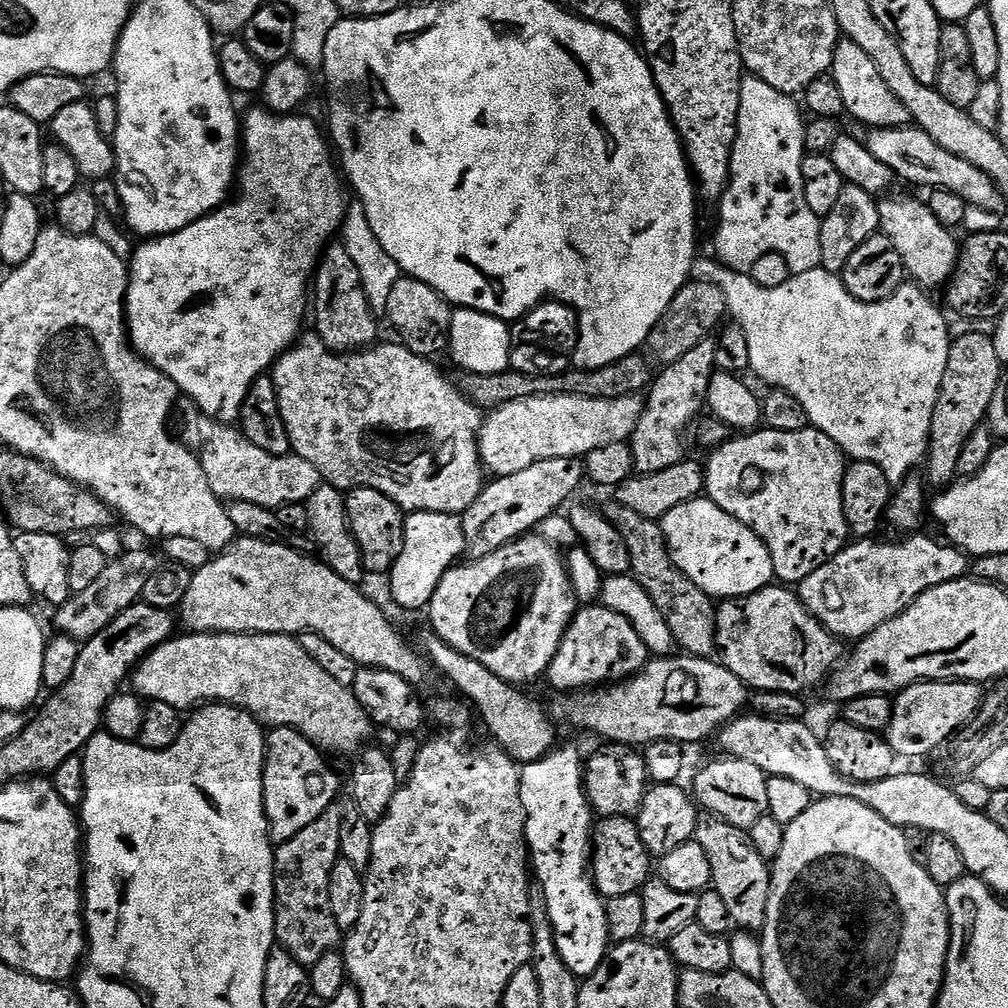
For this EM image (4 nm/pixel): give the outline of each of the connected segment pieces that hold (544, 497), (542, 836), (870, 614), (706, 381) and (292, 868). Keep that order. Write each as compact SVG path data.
M566 456L546 458L542 462L534 462L534 466L526 466L526 470L518 470L518 474L498 476L485 483L478 498L462 513L467 555L472 558L489 556L502 546L539 529L536 527L543 520L550 519L585 480L585 461Z
M560 746L533 764L524 764L520 773L520 797L526 817L526 835L534 855L534 870L544 882L544 898L548 902L546 916L555 931L556 946L573 974L577 978L587 978L608 959L610 933L608 905L590 871L590 861L594 856L594 809L588 801L586 764L582 756L580 760L579 750Z
M908 534L900 541L860 538L849 543L814 574L800 581L800 599L834 636L850 636L853 640L868 636L887 620L901 616L926 590L969 575L970 556L965 549L920 535Z
M712 338L698 342L694 350L678 358L678 362L667 365L663 369L664 373L661 376L659 373L653 379L646 396L644 413L630 441L637 473L666 470L666 466L674 466L689 455L688 427L696 419L701 419L700 411L703 408L705 411L709 403L712 375L718 371L717 347L717 341Z
M339 806L330 807L314 818L306 830L294 834L294 838L283 841L276 848L276 939L305 966L316 964L322 954L339 949L342 944L342 929L336 923L330 902L330 874L342 856L340 843L345 819L346 812Z

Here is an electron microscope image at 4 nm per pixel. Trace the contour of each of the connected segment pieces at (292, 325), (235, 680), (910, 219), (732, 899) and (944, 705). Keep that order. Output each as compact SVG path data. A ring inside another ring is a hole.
M259 106L260 108L252 108L242 120L242 171L238 176L238 192L240 188L240 197L236 201L233 199L231 202L225 202L216 209L215 212L208 213L207 216L203 216L201 220L196 220L190 226L186 226L182 230L177 232L171 232L165 236L158 236L155 238L148 238L143 241L144 244L136 252L136 257L130 260L130 281L128 287L128 303L126 305L126 315L129 323L129 331L131 339L135 344L135 347L141 352L141 355L152 361L154 365L163 369L168 375L172 376L174 381L179 384L181 389L184 388L189 397L195 400L196 404L199 405L200 411L204 412L208 416L211 416L218 420L223 420L225 422L236 422L241 419L244 403L248 400L248 396L252 393L253 386L256 385L256 380L260 376L265 375L275 365L276 361L280 359L280 355L293 344L297 343L298 337L301 335L300 327L304 324L304 307L309 307L310 300L304 297L304 287L309 287L310 281L313 279L314 273L317 270L317 265L321 262L321 257L325 253L325 249L328 248L330 244L337 239L338 233L343 229L344 219L348 216L348 209L350 207L350 199L348 200L348 192L350 196L350 188L346 183L345 177L342 175L341 169L338 167L338 160L332 157L332 148L328 145L328 140L324 137L324 132L311 120L308 116L300 116L301 114L277 114L267 107Z
M194 632L180 635L173 635L165 644L149 652L135 669L134 688L145 701L166 702L181 710L192 710L209 702L241 702L265 725L298 728L317 748L328 754L332 751L355 753L371 741L368 739L372 736L374 721L358 702L356 693L331 677L307 653L295 635L282 632Z
M896 196L893 200L883 201L880 217L882 219L883 235L891 237L899 246L900 253L904 255L905 269L911 275L913 272L917 276L913 276L917 281L923 282L925 285L940 283L940 285L943 285L955 276L956 269L962 259L961 241L959 239L956 241L957 233L948 228L942 221L939 221L923 199L915 200L912 196Z
M708 818L697 827L695 839L700 841L710 858L712 884L728 904L731 919L740 923L737 925L741 929L759 929L768 914L772 870L769 861L765 860L762 854L758 854L758 846L754 846L751 835L728 820Z
M922 680L918 684L909 684L895 697L894 714L886 730L886 739L895 749L897 757L924 756L935 748L940 748L959 728L964 728L973 719L977 719L980 705L986 699L986 692L979 683L971 680Z

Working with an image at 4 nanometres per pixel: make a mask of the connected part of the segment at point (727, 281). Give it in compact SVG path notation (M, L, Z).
M716 266L716 269L710 273L710 276L713 281L719 283L720 288L726 294L728 311L733 317L736 315L735 323L746 330L746 338L752 348L751 371L753 373L757 372L766 383L777 384L778 387L785 388L788 391L785 393L791 399L798 401L808 412L809 421L815 422L820 426L826 426L828 435L833 436L836 443L844 449L849 457L857 460L873 460L886 470L891 470L893 473L896 471L900 475L900 478L907 477L915 469L912 468L915 464L923 465L925 463L932 438L934 410L940 397L940 387L944 381L946 366L950 362L950 350L952 349L954 332L948 329L948 320L944 317L945 309L943 307L940 309L923 292L925 289L919 283L906 282L896 295L868 304L865 300L859 300L845 286L843 279L837 273L830 272L823 266L810 270L809 272L795 273L786 282L782 282L782 286L774 286L773 288L762 286L748 272L735 272L734 269L725 266Z

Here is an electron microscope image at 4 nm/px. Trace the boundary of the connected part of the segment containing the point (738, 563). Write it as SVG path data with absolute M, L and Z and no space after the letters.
M707 498L688 500L682 506L674 506L670 514L662 517L664 537L668 539L668 549L678 567L700 588L713 598L736 598L745 590L755 590L761 585L768 586L774 580L774 561L772 552L767 548L760 535L747 528L741 520L734 518L722 506Z

